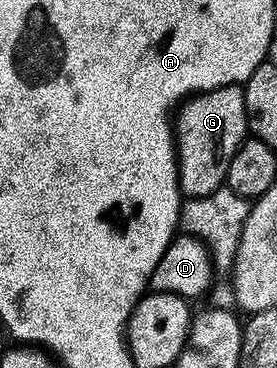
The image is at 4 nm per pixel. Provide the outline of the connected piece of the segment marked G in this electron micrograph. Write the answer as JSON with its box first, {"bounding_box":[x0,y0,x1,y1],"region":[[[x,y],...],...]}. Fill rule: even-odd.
{"bounding_box":[173,86,249,199],"region":[[[222,86],[186,99],[174,115],[173,129],[180,191],[188,199],[209,196],[226,183],[229,160],[233,160],[249,134],[243,86]]]}

